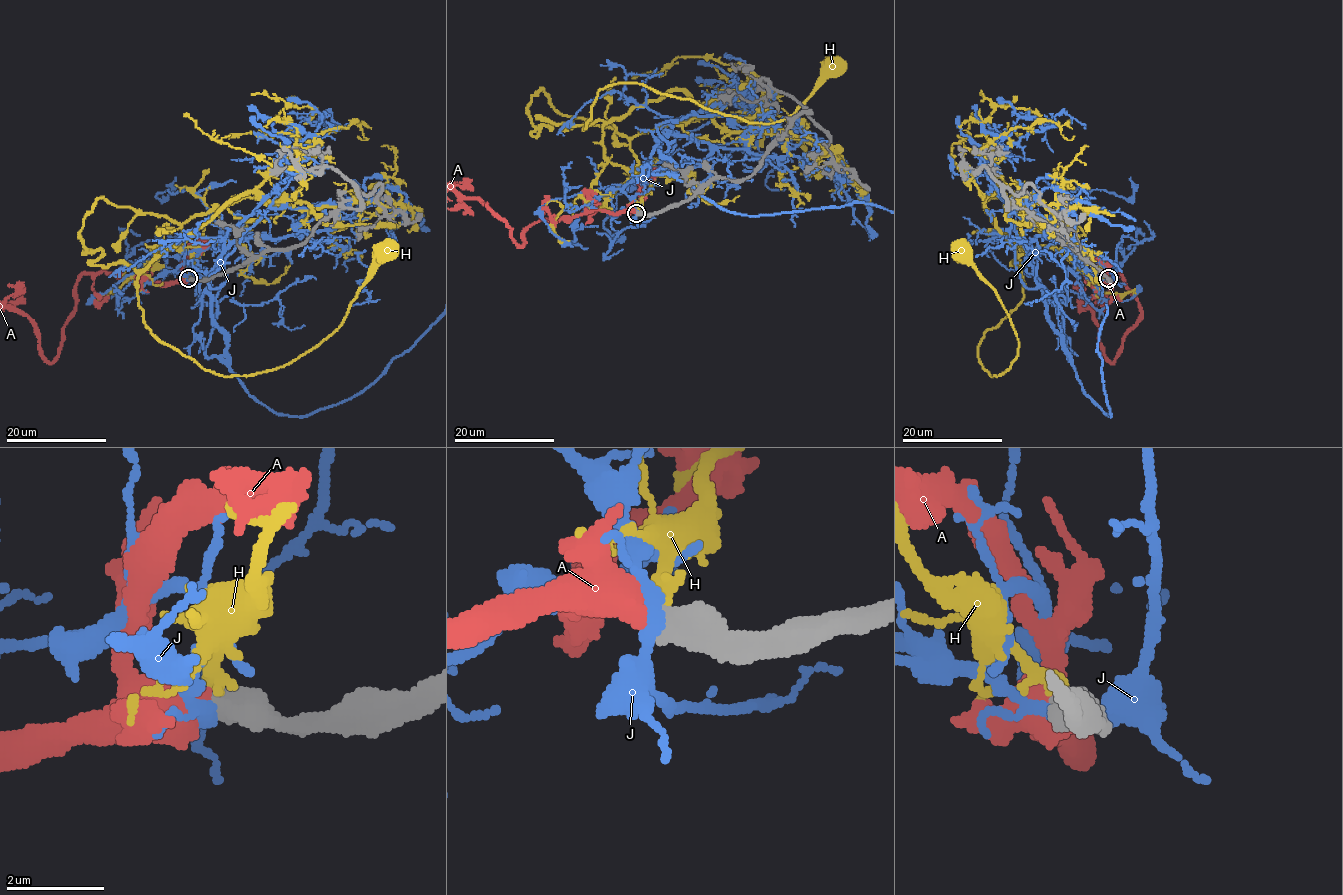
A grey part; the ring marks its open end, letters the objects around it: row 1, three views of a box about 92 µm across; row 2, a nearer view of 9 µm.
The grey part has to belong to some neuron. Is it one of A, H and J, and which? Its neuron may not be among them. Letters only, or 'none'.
A

